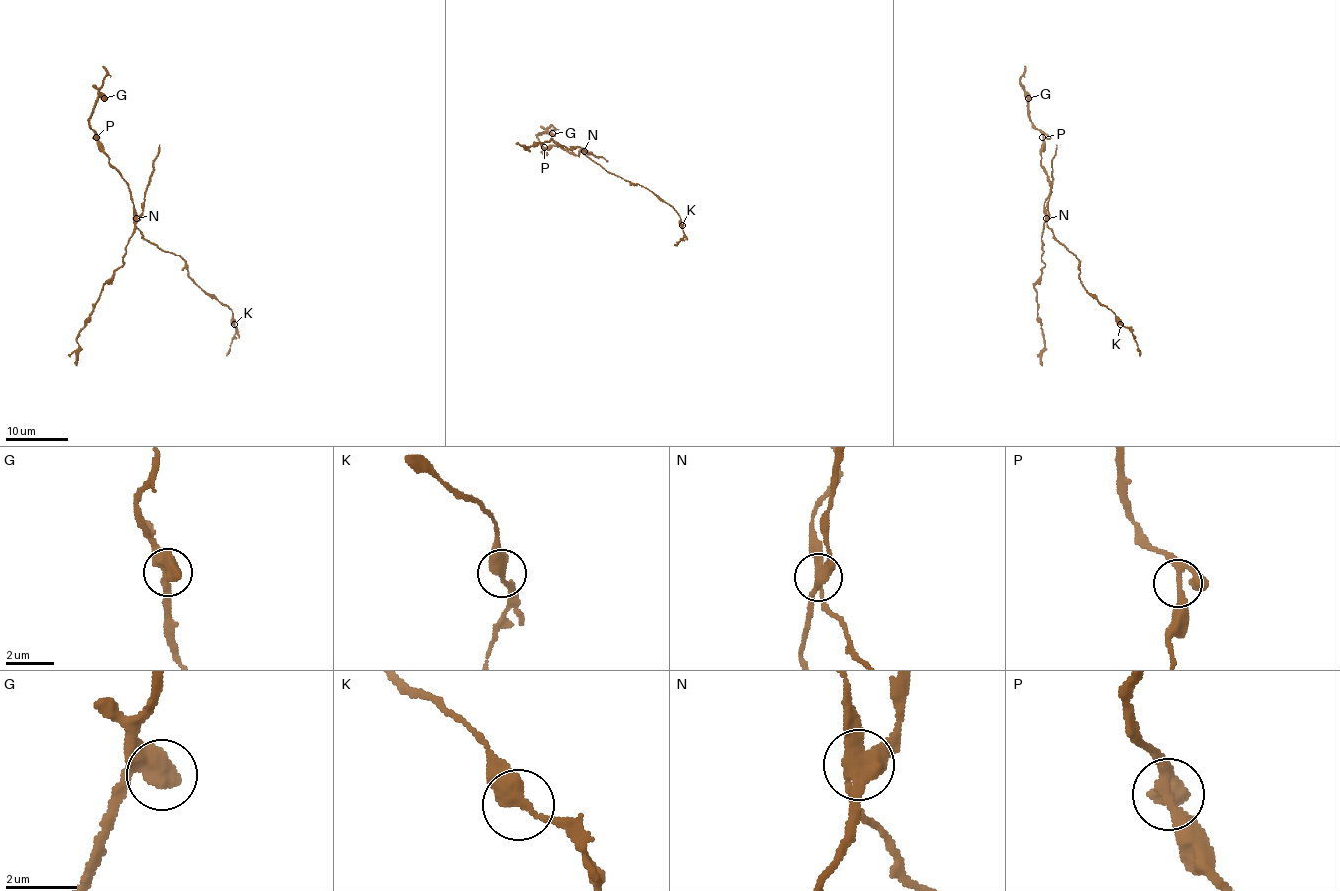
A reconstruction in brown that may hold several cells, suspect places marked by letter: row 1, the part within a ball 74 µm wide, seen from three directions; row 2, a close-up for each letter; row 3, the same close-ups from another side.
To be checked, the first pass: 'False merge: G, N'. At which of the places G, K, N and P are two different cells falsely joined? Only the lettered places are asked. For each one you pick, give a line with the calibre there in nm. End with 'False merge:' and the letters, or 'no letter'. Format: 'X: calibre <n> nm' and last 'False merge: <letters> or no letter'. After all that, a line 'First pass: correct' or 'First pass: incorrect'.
K: calibre 400 nm
N: calibre 380 nm
False merge: K, N
First pass: incorrect

